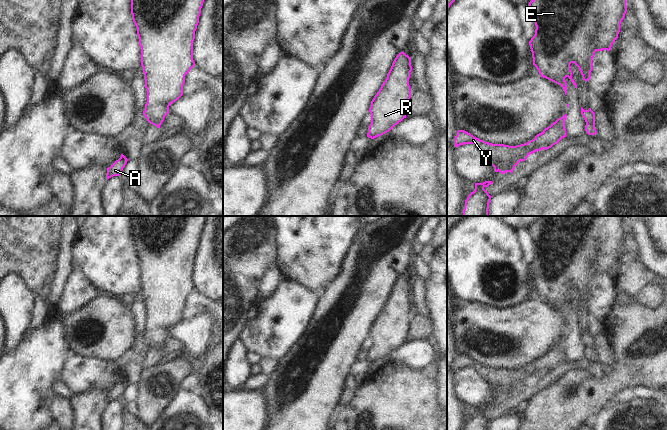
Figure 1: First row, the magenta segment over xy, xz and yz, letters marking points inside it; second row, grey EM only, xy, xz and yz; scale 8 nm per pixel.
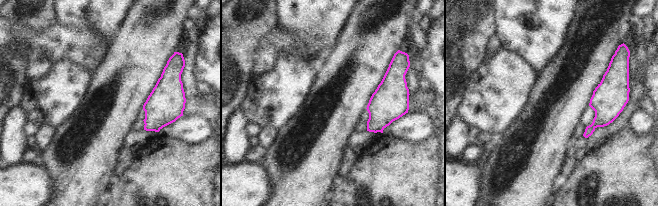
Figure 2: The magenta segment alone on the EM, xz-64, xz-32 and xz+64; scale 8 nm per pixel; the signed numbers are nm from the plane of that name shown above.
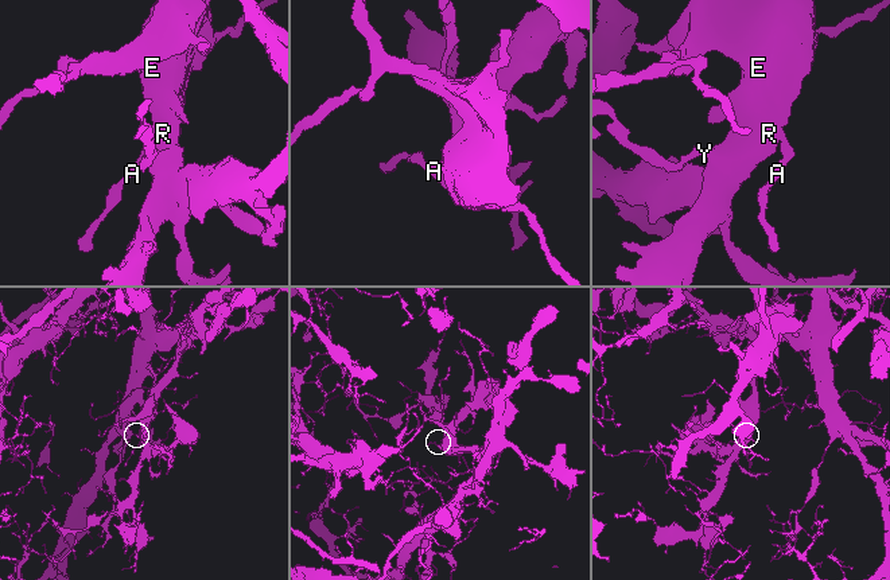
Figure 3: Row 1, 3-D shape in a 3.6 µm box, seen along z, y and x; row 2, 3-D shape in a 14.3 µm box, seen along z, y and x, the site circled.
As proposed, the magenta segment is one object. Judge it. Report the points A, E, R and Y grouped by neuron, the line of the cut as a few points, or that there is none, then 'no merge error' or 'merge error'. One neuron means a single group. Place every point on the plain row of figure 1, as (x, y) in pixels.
A E R Y | no cut | no merge error

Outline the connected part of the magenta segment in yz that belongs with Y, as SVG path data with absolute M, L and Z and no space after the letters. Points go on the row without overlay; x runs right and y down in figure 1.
M566 338L537 358L534 363L516 370L488 367L464 354L458 354L454 370L474 368L490 384L495 396L499 395L502 399L506 396L512 397L515 390L520 385L525 385L530 378L542 373L547 374L566 361L565 344Z

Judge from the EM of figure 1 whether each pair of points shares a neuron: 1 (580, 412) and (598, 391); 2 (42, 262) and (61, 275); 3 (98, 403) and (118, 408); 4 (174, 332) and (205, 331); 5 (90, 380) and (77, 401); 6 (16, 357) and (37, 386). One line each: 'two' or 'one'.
1: one
2: two
3: two
4: one
5: two
6: one

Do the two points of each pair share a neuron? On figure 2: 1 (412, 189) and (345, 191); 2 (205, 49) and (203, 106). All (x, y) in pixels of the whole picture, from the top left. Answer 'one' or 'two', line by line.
1: one
2: two

